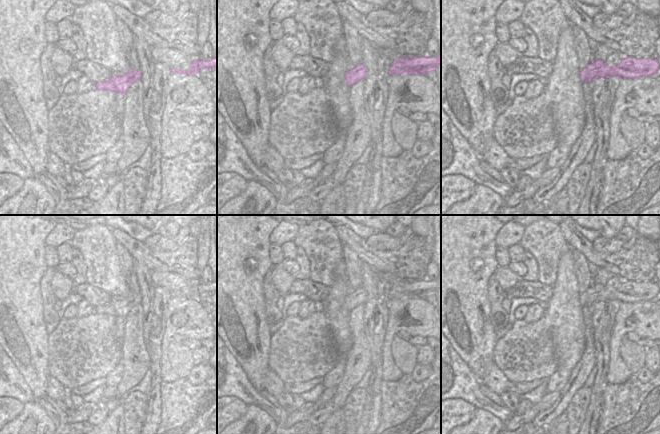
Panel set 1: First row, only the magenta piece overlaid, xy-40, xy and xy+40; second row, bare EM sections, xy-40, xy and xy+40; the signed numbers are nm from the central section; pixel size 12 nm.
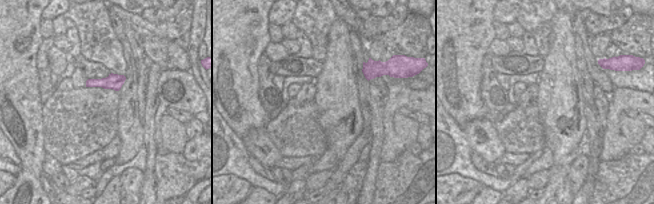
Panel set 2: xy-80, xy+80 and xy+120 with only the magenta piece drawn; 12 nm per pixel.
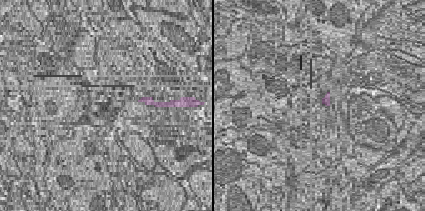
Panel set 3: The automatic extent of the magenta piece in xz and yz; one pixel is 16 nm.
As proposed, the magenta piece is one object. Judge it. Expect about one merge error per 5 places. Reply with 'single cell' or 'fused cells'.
single cell

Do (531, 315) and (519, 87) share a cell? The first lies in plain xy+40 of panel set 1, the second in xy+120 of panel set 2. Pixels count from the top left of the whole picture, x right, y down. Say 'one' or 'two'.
two

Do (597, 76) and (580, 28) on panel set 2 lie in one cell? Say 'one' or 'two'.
one

